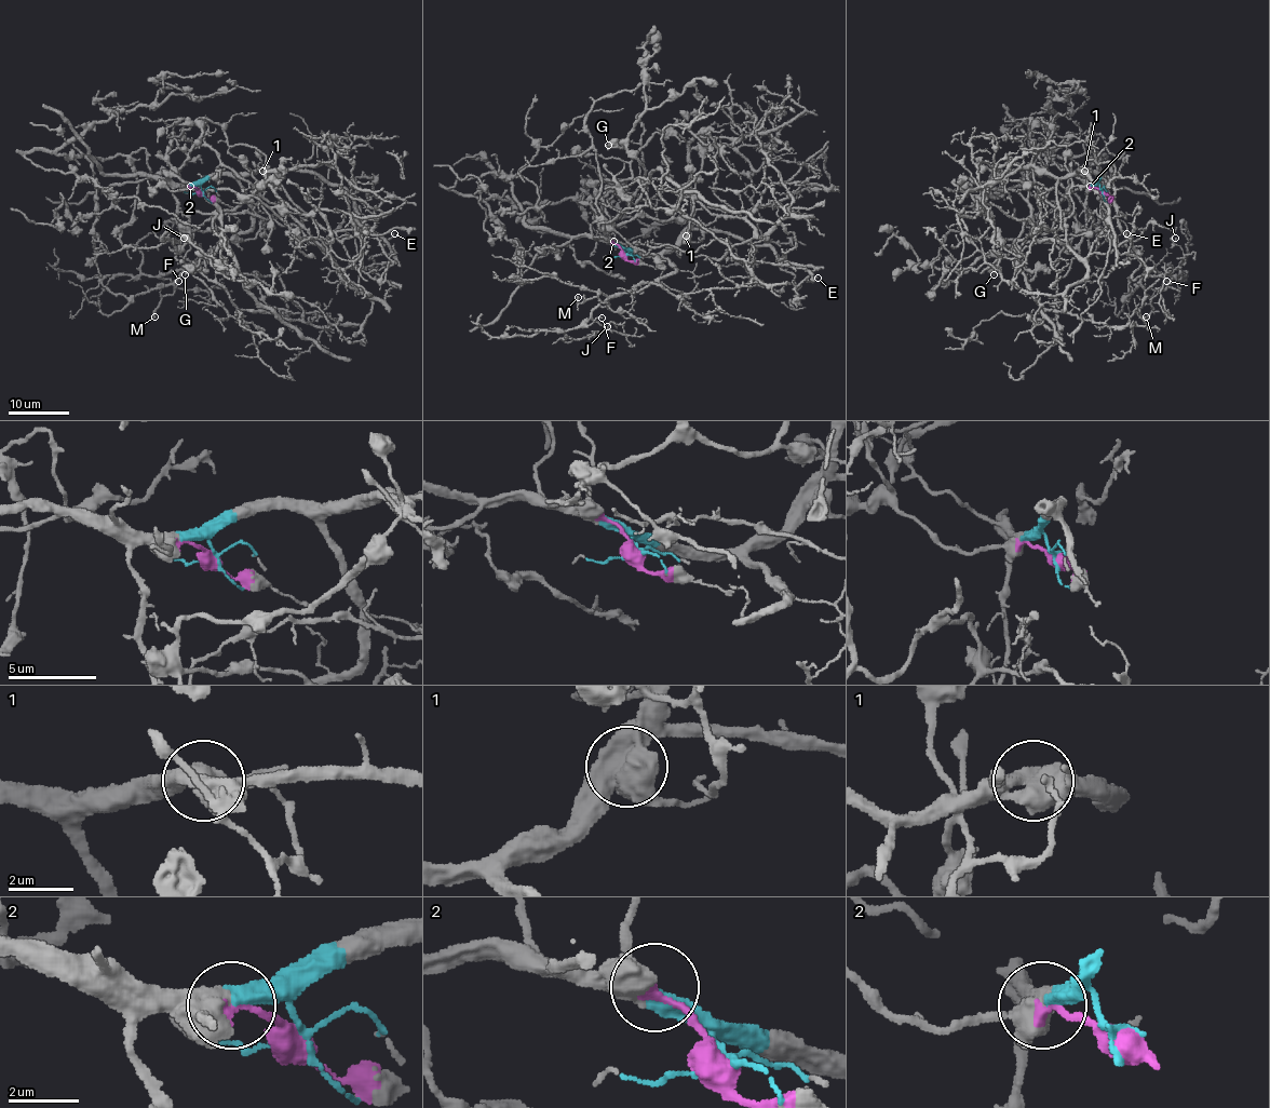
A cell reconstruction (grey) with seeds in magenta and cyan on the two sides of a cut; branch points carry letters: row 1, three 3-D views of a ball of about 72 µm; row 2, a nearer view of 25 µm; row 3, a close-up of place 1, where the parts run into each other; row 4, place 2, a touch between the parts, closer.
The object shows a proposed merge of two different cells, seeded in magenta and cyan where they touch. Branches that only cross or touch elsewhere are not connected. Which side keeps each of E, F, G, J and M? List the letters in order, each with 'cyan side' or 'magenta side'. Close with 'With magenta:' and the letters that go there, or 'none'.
E: cyan side
F: cyan side
G: magenta side
J: cyan side
M: cyan side
With magenta: G

